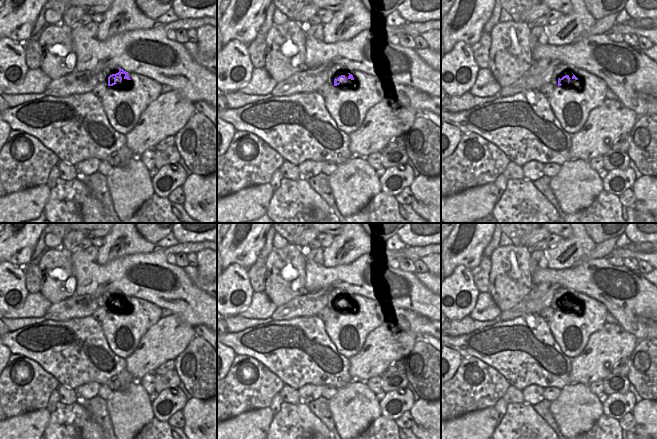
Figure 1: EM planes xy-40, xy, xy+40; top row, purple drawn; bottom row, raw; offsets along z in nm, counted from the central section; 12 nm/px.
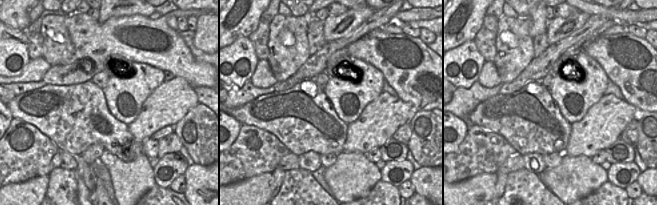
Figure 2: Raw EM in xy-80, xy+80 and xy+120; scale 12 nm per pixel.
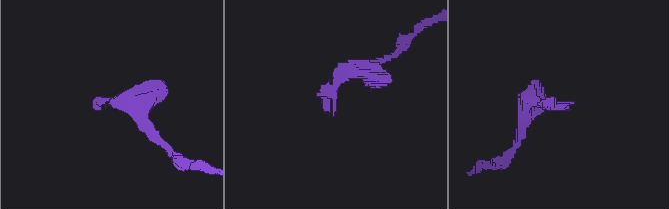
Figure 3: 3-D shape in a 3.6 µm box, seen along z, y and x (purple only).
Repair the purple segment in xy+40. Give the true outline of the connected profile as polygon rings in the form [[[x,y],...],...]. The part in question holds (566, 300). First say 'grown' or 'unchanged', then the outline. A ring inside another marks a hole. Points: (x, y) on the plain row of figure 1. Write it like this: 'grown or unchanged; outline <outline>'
grown; outline [[[559,288],[555,294],[552,297],[552,301],[550,303],[550,306],[556,310],[561,310],[562,308],[560,307],[564,302],[568,303],[568,307],[570,305],[569,299],[574,296],[574,292],[567,289],[567,288]]]

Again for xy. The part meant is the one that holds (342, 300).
grown; outline [[[334,288],[328,295],[328,302],[326,306],[329,307],[331,310],[337,310],[340,308],[339,304],[343,302],[345,307],[345,299],[348,297],[349,295],[345,291],[341,290],[340,288]]]

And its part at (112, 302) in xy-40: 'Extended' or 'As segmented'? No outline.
Extended

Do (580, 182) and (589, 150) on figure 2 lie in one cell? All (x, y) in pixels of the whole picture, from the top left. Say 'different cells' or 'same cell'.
different cells

